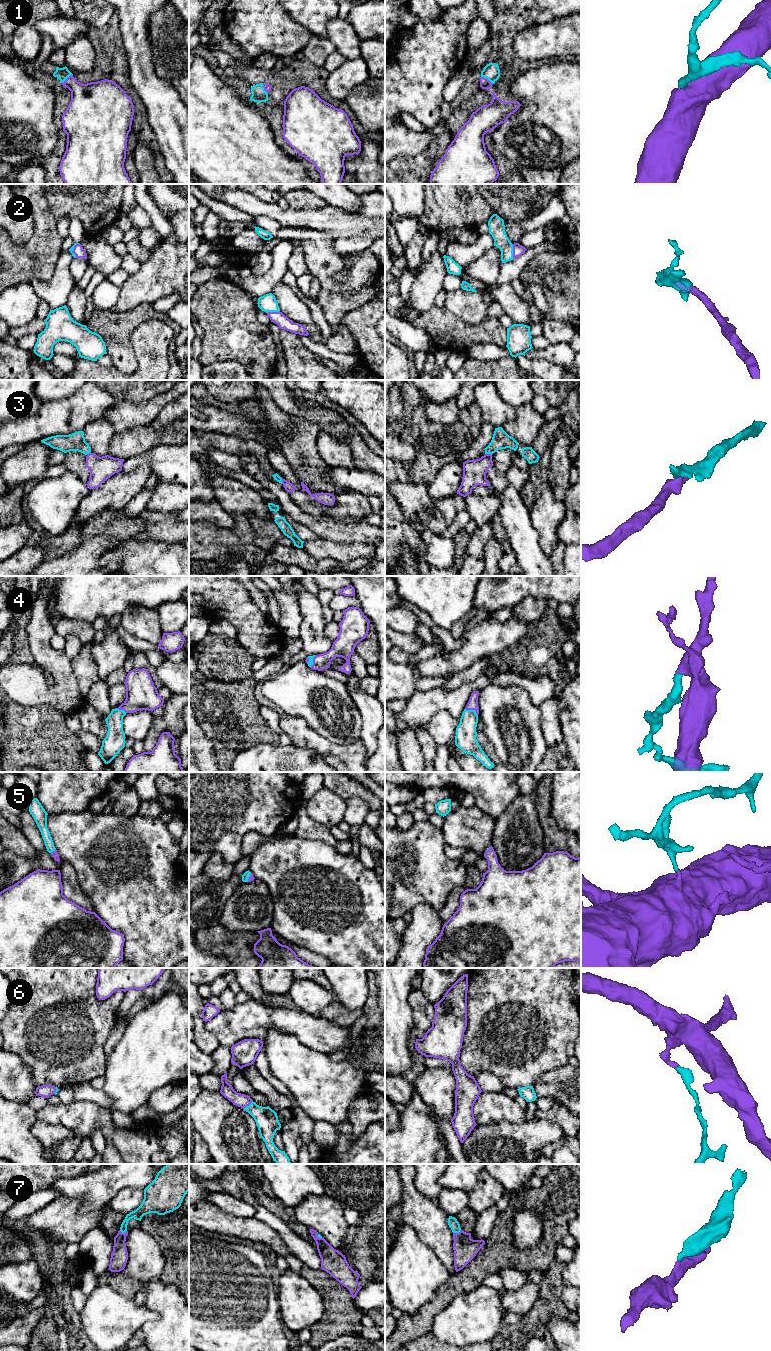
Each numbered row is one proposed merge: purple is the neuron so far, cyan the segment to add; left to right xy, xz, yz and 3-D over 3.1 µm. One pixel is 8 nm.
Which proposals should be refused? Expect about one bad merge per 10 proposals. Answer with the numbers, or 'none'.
3

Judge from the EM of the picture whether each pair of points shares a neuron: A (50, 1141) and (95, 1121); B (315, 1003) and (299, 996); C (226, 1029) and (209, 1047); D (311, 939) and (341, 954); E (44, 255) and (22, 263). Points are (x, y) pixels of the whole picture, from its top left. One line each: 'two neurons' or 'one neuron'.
A: two neurons
B: one neuron
C: two neurons
D: one neuron
E: one neuron

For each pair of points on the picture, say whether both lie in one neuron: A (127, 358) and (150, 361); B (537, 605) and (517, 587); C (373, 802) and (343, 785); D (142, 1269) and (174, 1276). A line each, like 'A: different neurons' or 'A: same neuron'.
A: different neurons
B: different neurons
C: same neuron
D: different neurons

